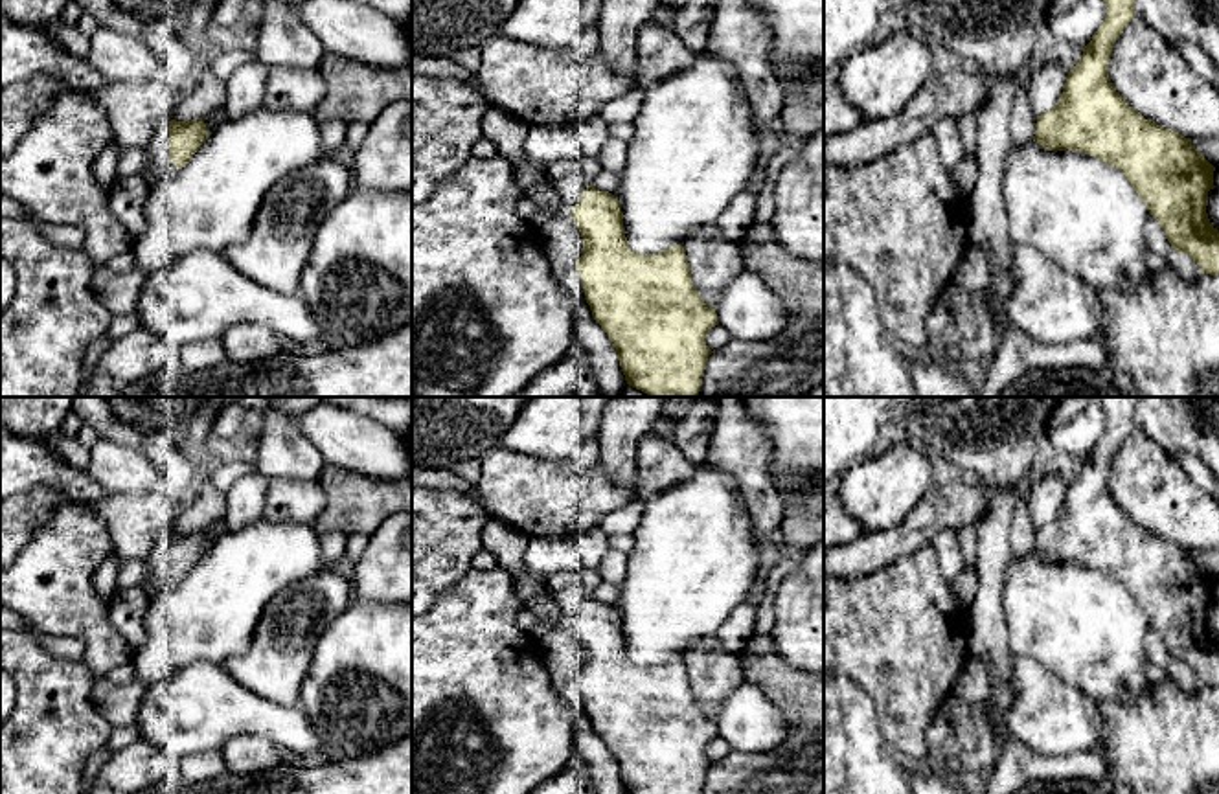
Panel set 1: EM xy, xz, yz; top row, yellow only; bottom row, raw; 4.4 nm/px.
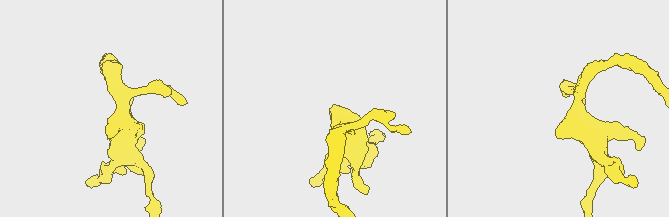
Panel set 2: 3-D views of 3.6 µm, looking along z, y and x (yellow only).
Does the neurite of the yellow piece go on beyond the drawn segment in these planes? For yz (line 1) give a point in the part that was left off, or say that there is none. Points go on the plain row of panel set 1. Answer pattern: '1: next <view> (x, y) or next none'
1: next none

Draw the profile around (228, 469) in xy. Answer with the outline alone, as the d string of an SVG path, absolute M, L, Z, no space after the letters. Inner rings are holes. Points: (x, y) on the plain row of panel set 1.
M252 454L221 456L210 472L210 480L226 494L241 476L252 474L254 471L257 471L257 467Z

